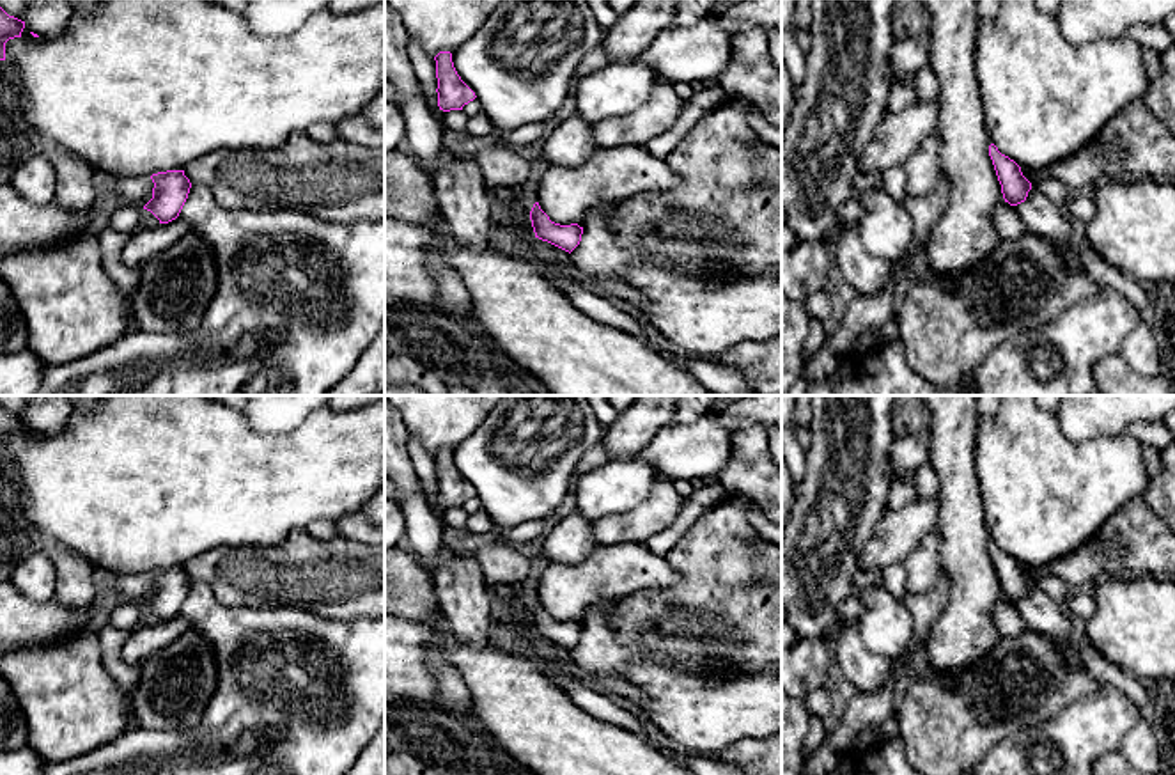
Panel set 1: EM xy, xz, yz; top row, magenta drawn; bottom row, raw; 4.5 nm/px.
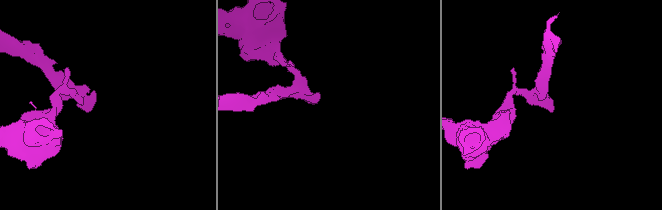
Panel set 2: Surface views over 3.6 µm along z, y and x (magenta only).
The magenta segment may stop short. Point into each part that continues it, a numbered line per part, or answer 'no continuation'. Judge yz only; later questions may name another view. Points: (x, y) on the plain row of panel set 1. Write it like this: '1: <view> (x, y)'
no continuation

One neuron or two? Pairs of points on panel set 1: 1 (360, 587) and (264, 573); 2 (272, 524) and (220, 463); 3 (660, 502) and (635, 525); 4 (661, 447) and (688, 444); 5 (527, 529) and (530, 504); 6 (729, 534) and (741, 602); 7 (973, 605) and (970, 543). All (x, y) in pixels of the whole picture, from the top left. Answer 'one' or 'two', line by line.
1: one
2: one
3: one
4: one
5: two
6: one
7: one

